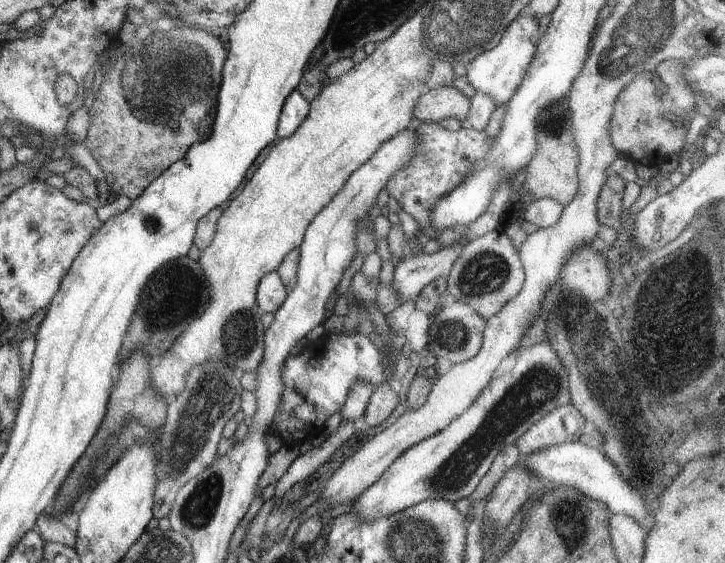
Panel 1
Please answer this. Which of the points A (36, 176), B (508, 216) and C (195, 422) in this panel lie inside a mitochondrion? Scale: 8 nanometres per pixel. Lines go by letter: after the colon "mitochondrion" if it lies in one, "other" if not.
A: other
B: other
C: mitochondrion

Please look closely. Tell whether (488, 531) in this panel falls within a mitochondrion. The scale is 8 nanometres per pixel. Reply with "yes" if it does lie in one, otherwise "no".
yes

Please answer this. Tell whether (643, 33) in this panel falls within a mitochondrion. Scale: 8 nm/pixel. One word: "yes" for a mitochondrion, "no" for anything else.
yes

